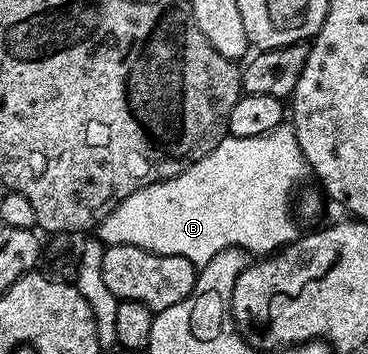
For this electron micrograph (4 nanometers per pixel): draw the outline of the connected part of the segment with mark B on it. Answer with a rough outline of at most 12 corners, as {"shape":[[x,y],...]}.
{"shape":[[291,123],[227,135],[100,224],[197,266],[297,239]]}

